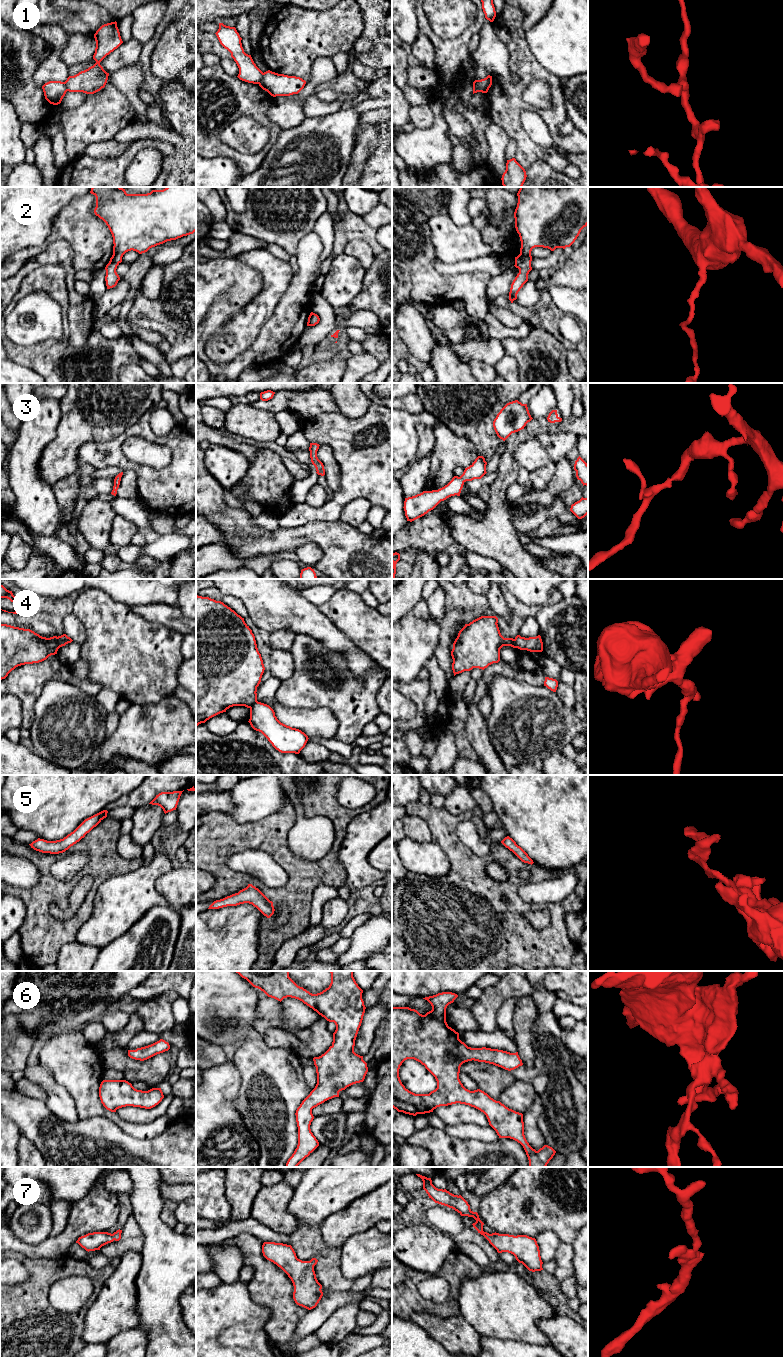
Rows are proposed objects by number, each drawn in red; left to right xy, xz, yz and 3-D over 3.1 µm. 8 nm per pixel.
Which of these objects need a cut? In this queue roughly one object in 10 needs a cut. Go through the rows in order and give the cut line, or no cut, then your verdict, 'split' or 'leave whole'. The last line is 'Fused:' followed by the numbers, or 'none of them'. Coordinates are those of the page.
1: xz (263, 73), (258, 83) | split
2: no cut | leave whole
3: no cut | leave whole
4: xy (56, 637), (57, 643), (60, 646) | split
5: no cut | leave whole
6: no cut | leave whole
7: no cut | leave whole
Fused: 1, 4

